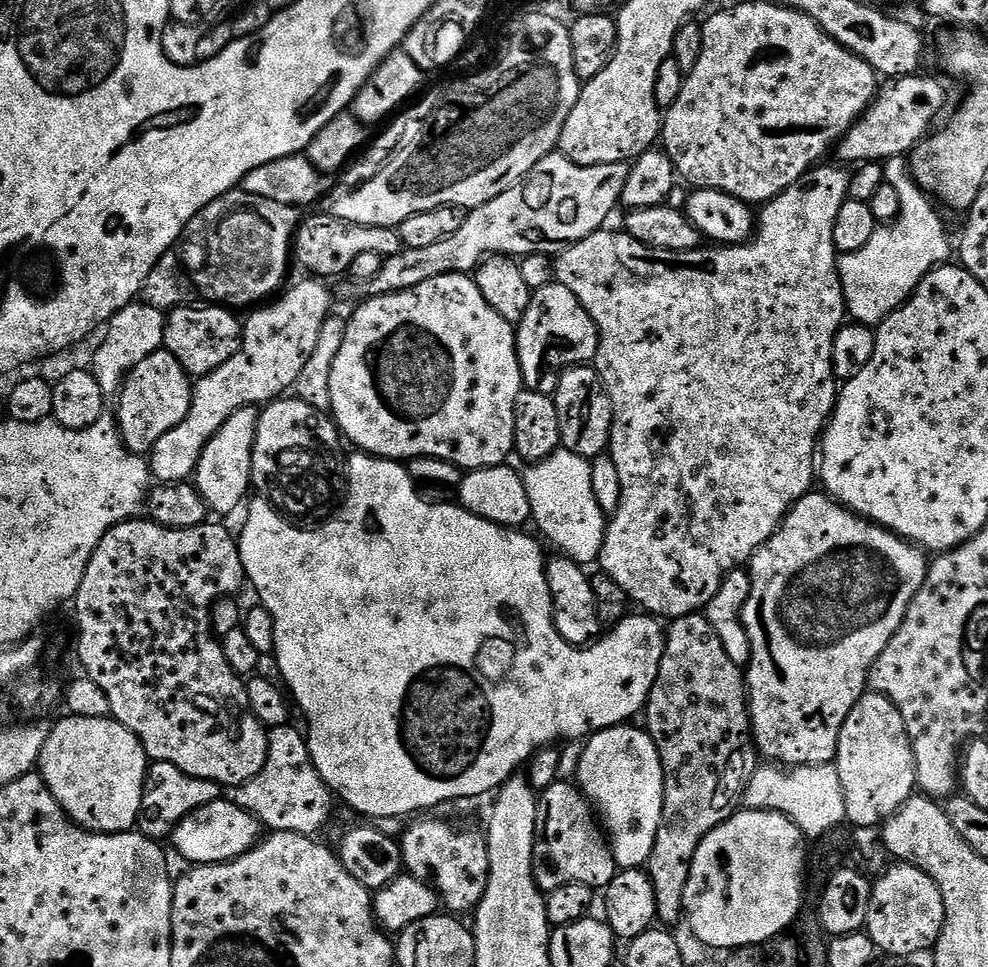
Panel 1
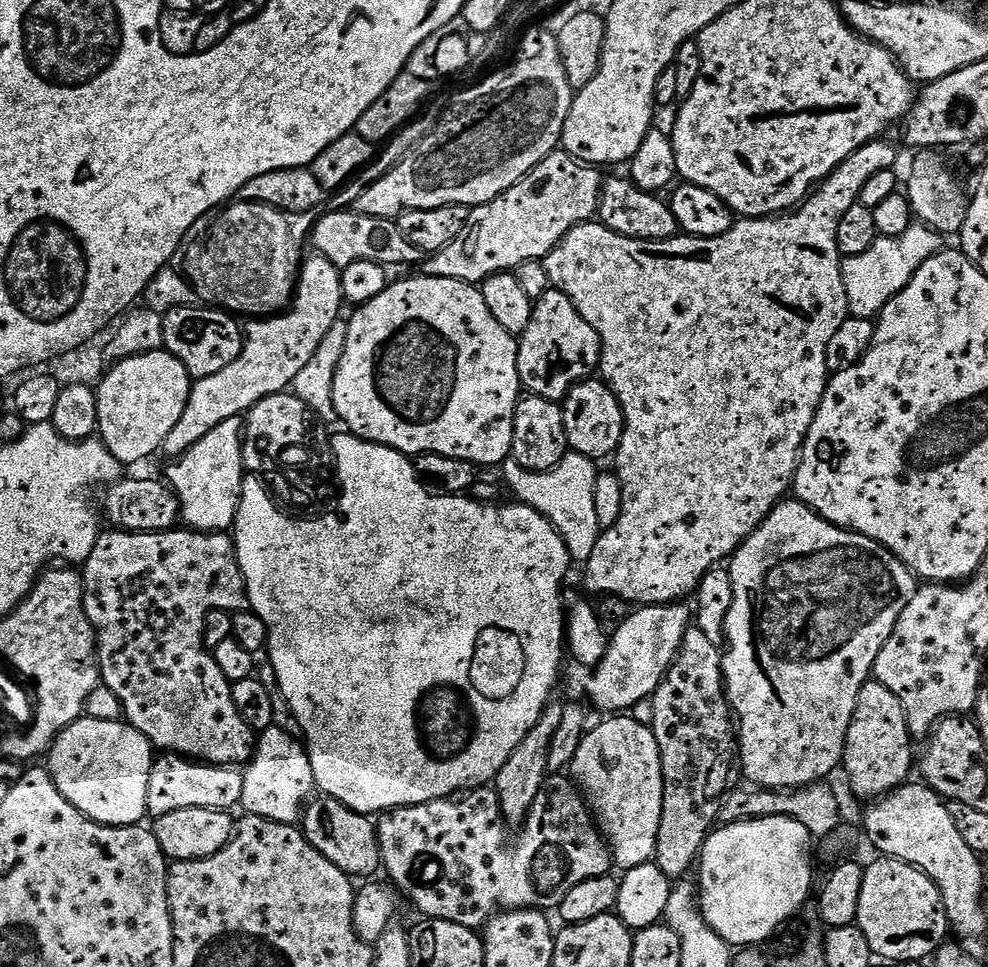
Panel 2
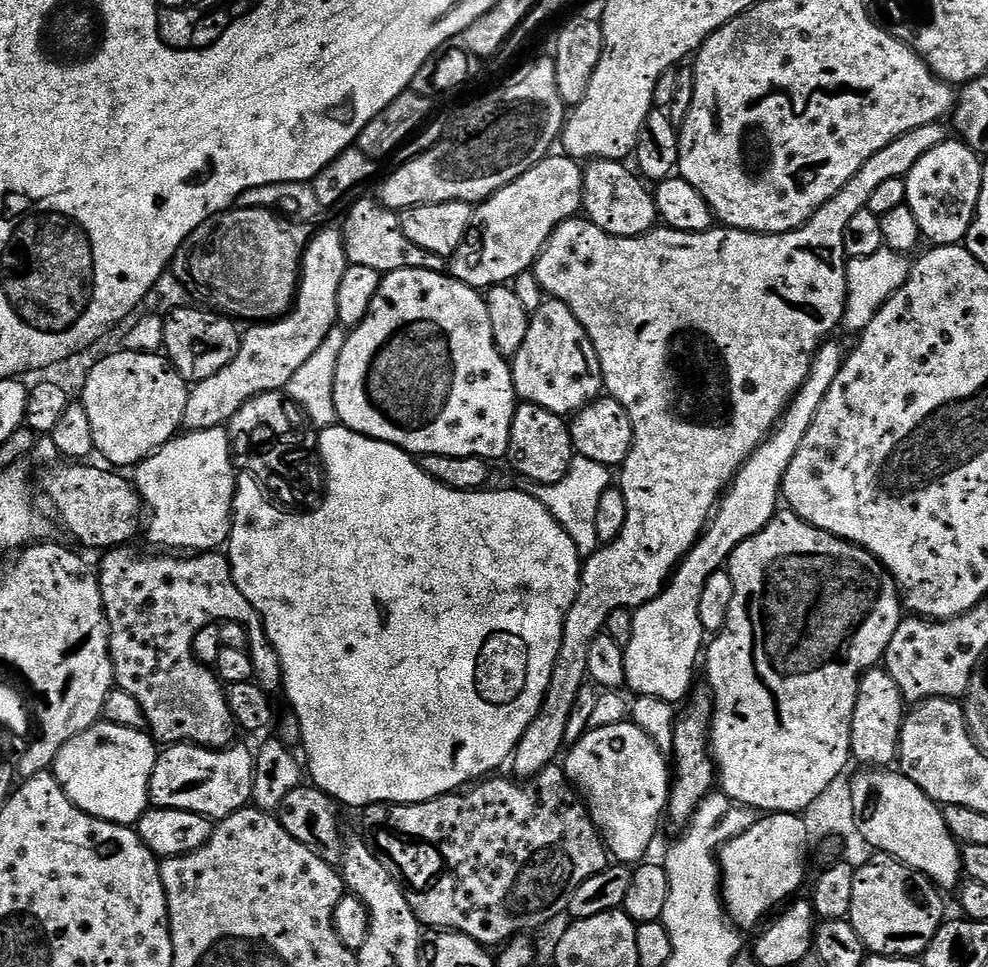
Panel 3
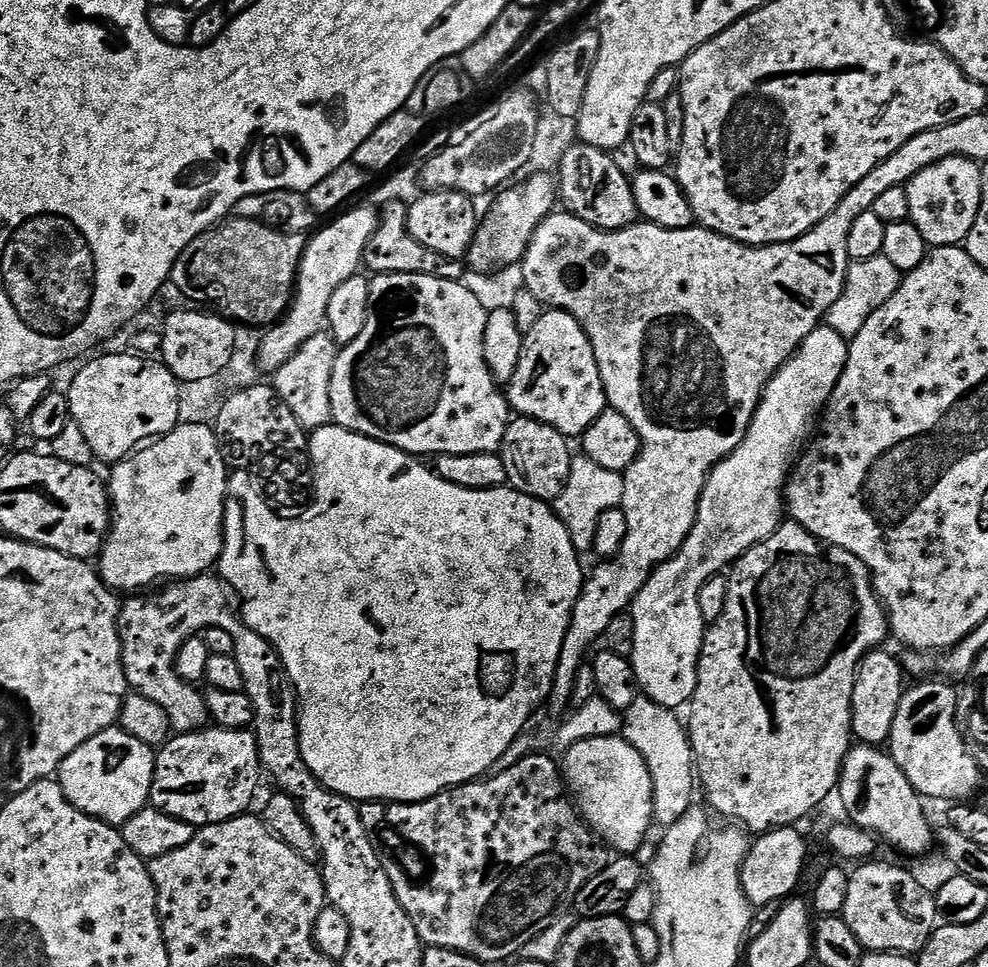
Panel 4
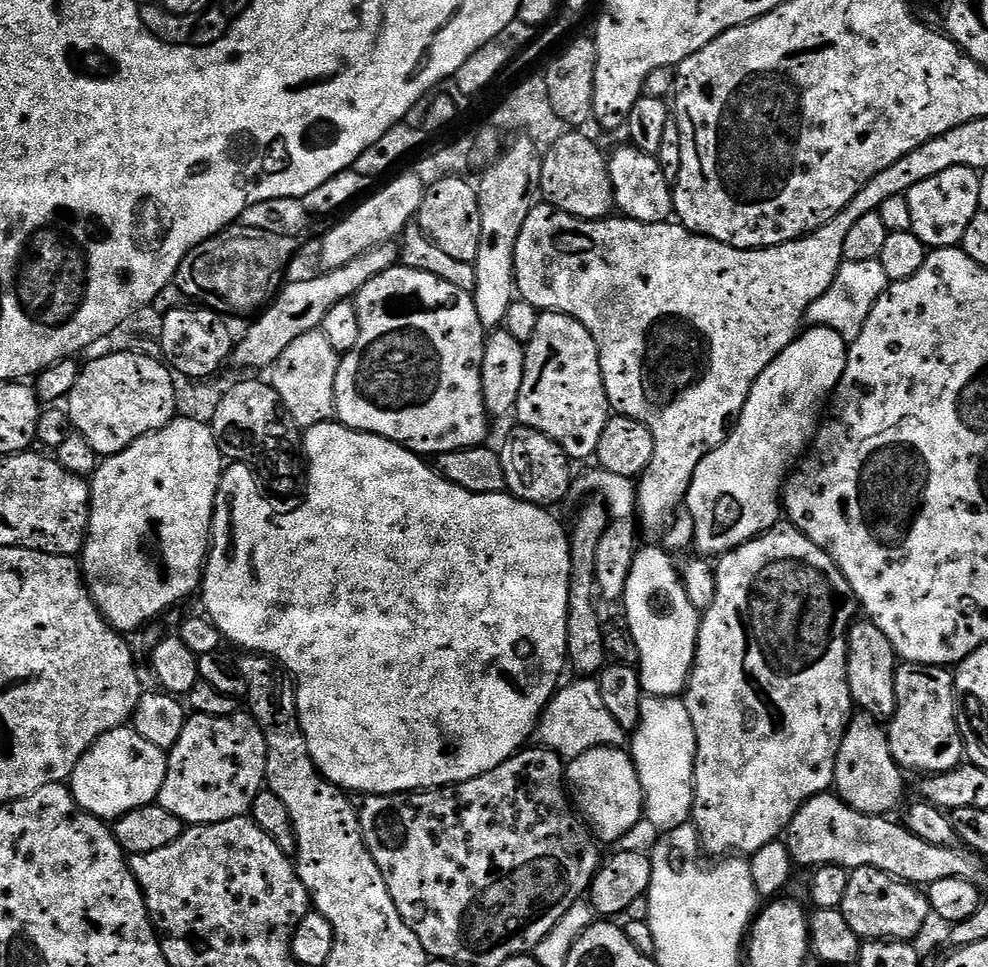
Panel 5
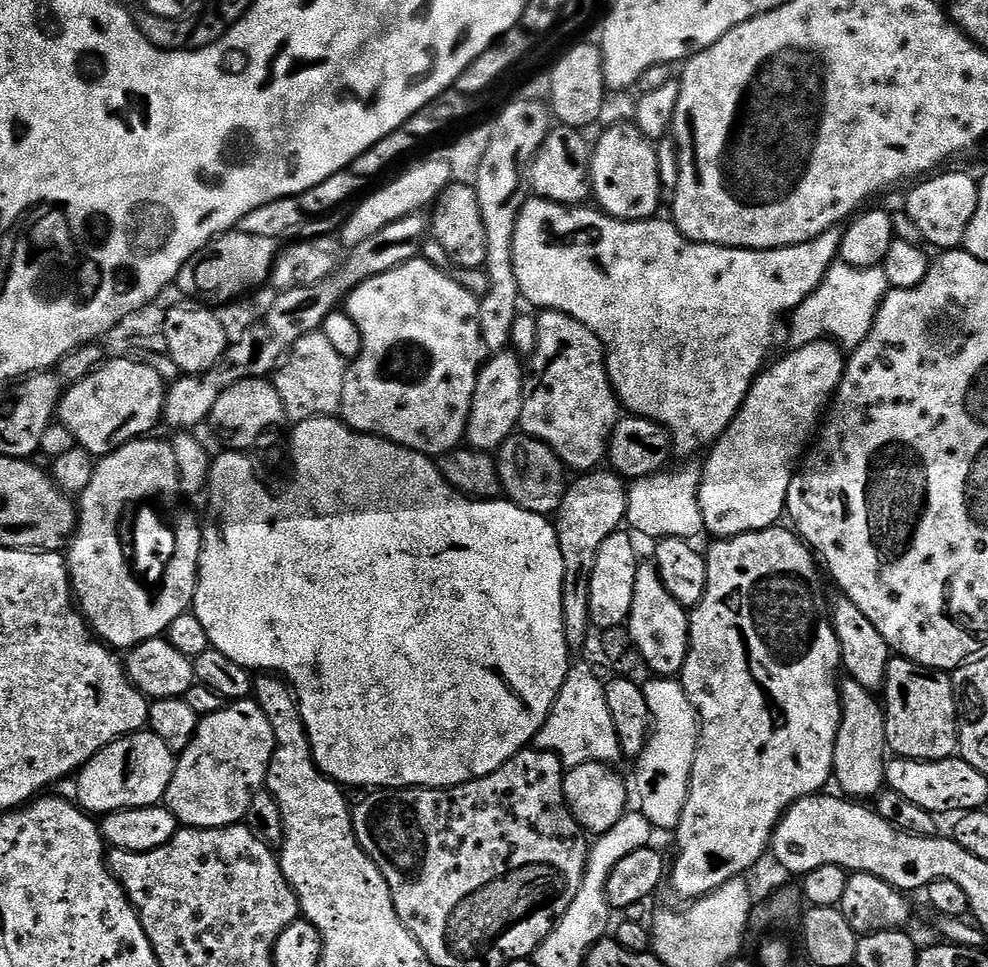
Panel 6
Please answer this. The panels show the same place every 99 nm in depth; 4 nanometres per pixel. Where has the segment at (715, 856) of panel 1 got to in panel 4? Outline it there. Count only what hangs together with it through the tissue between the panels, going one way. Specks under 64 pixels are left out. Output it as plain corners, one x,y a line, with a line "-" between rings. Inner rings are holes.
796,826
773,828
771,832
757,835
751,841
748,856
740,871
742,890
753,906
772,904
791,897
792,892
802,884
804,866
809,859
810,851
804,845
804,836

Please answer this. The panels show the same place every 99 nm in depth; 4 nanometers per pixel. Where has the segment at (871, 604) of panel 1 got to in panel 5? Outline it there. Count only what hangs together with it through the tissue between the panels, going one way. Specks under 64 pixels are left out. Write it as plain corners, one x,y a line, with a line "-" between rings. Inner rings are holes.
790,522
777,523
775,528
747,540
732,552
726,552
714,564
716,570
716,593
710,607
703,609
696,643
696,657
688,686
682,699
690,710
690,722
694,722
696,735
696,769
694,770
694,806
691,823
700,835
700,847
709,857
727,858
733,854
750,858
762,846
777,843
787,833
788,824
798,814
807,800
823,796
833,787
836,779
836,759
842,746
848,721
854,715
854,705
848,685
848,630
858,616
858,601
850,582
842,570
806,534
802,534

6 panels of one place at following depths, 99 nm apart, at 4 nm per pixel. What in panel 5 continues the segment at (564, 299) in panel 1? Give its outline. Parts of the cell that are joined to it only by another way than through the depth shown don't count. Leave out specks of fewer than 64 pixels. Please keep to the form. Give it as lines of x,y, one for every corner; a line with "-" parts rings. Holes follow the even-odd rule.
541,311
524,357
526,374
522,374
522,390
518,390
515,419
520,419
517,421
523,427
538,430
558,442
569,461
591,461
598,450
598,438
606,430
610,409
598,346
590,330
561,312

